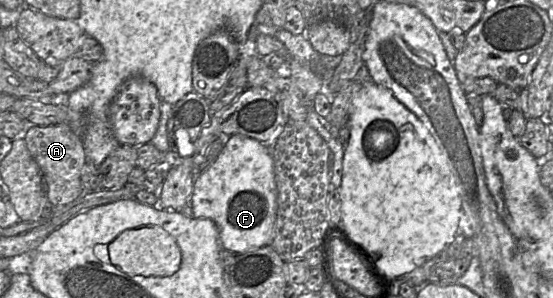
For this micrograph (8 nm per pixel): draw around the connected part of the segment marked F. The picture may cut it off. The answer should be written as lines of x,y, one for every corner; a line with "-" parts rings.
231,135
217,159
208,169
196,176
190,206
194,218
210,219
215,223
222,249
241,254
270,246
276,222
277,185
274,161
268,146
253,138

